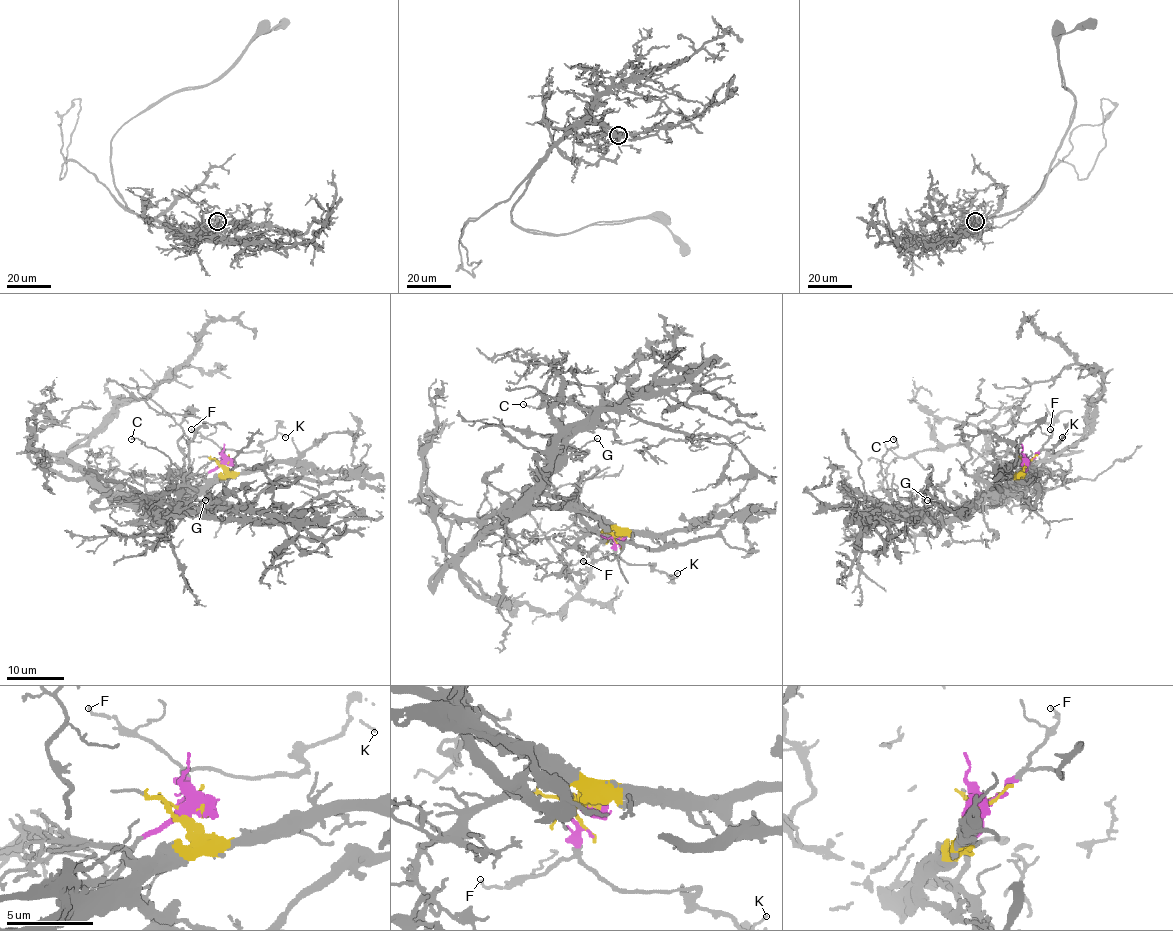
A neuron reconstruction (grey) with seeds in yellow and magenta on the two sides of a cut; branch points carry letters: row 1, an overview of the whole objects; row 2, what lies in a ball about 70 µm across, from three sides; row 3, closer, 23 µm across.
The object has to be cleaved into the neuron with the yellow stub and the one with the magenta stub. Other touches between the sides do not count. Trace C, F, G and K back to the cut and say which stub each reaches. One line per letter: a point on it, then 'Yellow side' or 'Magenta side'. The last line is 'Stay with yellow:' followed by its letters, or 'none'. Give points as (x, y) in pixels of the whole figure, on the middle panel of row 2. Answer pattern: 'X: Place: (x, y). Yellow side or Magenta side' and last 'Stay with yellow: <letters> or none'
C: Place: (523, 404). Magenta side
F: Place: (583, 561). Magenta side
G: Place: (597, 438). Magenta side
K: Place: (677, 573). Magenta side
Stay with yellow: none

